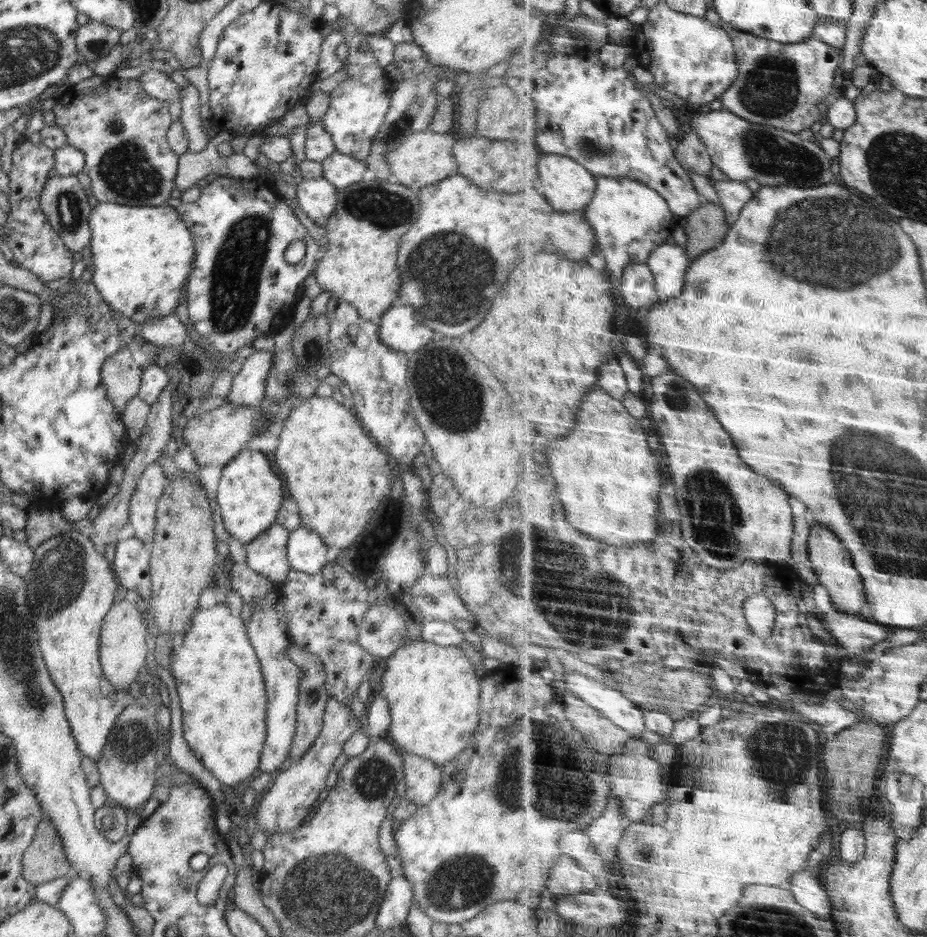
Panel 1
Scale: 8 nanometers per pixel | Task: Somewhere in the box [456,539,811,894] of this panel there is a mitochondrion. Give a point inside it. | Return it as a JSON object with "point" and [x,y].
{"point":[521,780]}

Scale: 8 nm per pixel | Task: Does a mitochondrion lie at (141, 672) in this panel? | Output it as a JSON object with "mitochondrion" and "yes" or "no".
{"mitochondrion":"no"}

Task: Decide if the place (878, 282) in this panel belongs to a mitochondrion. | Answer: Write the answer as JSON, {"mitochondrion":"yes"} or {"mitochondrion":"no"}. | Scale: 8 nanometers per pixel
{"mitochondrion":"yes"}

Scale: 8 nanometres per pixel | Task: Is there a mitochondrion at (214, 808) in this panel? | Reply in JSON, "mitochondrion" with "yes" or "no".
{"mitochondrion":"no"}

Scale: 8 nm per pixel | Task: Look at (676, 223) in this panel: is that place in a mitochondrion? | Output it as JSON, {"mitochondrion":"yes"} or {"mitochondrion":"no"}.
{"mitochondrion":"no"}

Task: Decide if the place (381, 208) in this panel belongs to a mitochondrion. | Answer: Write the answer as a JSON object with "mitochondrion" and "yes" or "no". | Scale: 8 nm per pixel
{"mitochondrion":"yes"}

